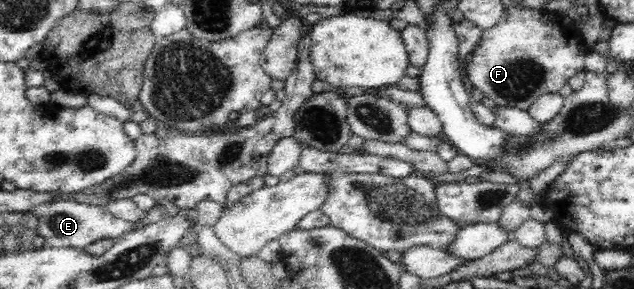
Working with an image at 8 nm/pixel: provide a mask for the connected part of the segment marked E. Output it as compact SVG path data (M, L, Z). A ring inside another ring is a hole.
M57 200L39 212L37 234L45 240L45 248L75 248L84 250L86 245L94 241L115 240L127 233L139 231L135 224L114 217L106 206L79 203L73 200Z

